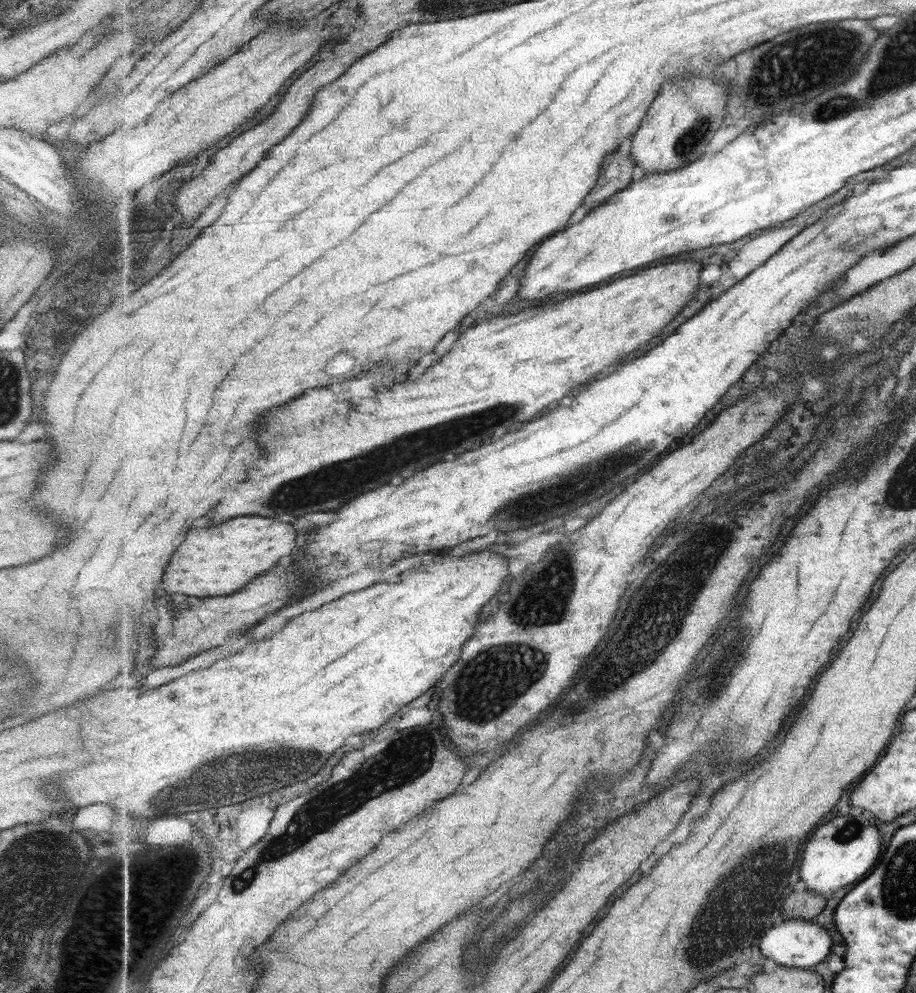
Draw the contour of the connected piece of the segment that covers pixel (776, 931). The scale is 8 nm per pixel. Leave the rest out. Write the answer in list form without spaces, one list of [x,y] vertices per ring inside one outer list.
[[[795,917],[777,921],[760,940],[760,951],[774,960],[777,965],[813,969],[816,964],[821,964],[833,953],[833,936],[831,932],[817,924],[813,919]]]

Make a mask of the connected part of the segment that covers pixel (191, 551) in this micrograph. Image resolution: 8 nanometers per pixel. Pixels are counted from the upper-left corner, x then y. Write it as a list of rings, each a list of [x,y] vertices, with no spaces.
[[[243,516],[229,520],[211,528],[197,528],[189,532],[185,544],[177,548],[173,560],[165,572],[165,590],[167,592],[183,592],[187,596],[207,598],[207,596],[227,596],[239,592],[251,578],[263,574],[265,570],[277,566],[277,562],[285,556],[291,556],[297,548],[297,530],[293,524],[283,524],[279,520],[269,520],[261,516]]]

